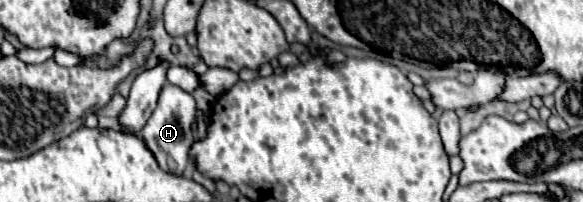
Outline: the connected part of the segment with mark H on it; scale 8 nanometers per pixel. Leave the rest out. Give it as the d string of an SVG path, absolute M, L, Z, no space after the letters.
M169 82L161 88L157 108L153 110L151 118L147 120L141 138L147 144L147 148L153 152L157 164L165 172L171 172L177 176L181 176L185 172L185 166L189 164L189 148L193 144L191 124L195 120L195 112L197 112L197 106L195 106L195 100L189 92L185 92L179 86L173 86Z

